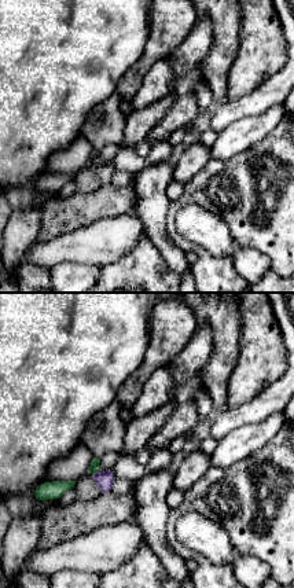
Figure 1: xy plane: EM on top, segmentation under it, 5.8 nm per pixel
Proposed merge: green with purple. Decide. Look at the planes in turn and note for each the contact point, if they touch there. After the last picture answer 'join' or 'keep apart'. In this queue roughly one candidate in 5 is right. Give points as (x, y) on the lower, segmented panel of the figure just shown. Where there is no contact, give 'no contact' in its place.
contact (95, 471)

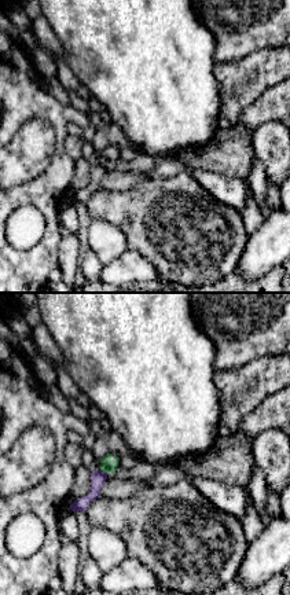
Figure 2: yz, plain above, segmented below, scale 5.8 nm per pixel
contact (105, 472)

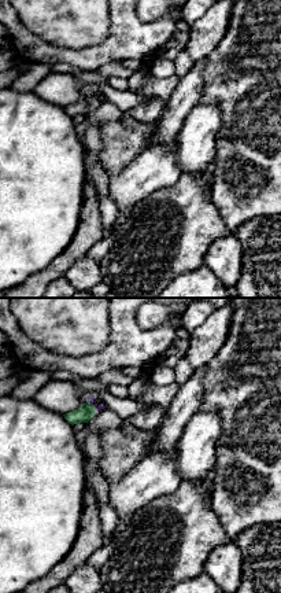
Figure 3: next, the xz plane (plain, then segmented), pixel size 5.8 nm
contact (91, 405)

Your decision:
keep apart

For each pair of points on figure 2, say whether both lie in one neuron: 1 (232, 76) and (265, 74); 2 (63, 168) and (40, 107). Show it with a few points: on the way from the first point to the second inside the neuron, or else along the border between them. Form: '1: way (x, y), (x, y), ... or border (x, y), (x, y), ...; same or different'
1: way (241, 76), (257, 74); same
2: way (61, 153), (61, 128), (55, 120); same

